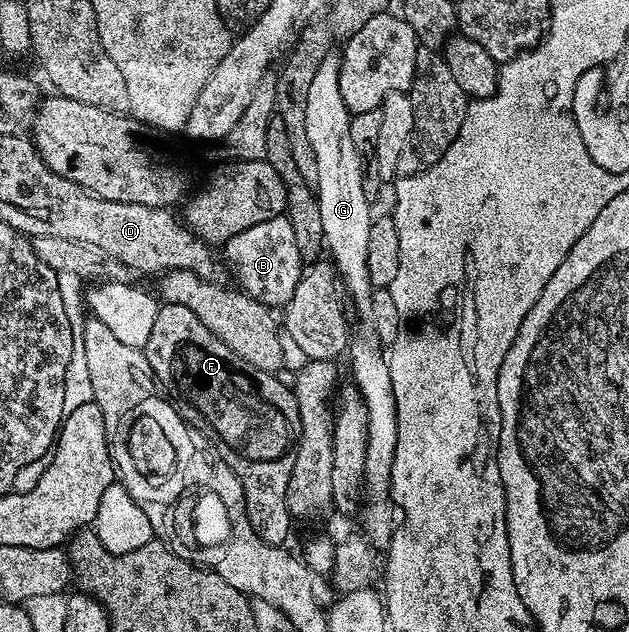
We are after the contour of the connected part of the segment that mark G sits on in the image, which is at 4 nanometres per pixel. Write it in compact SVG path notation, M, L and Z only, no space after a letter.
M330 52L325 55L313 81L309 87L308 98L305 101L305 131L308 142L312 144L313 170L317 172L315 189L318 193L320 204L320 231L323 232L327 246L333 256L332 261L336 271L345 275L346 293L350 301L357 298L357 294L373 294L375 289L370 280L369 252L370 228L373 226L374 217L371 216L372 205L363 193L364 163L354 141L351 139L350 120L352 113L346 108L341 94L341 57L338 53Z

